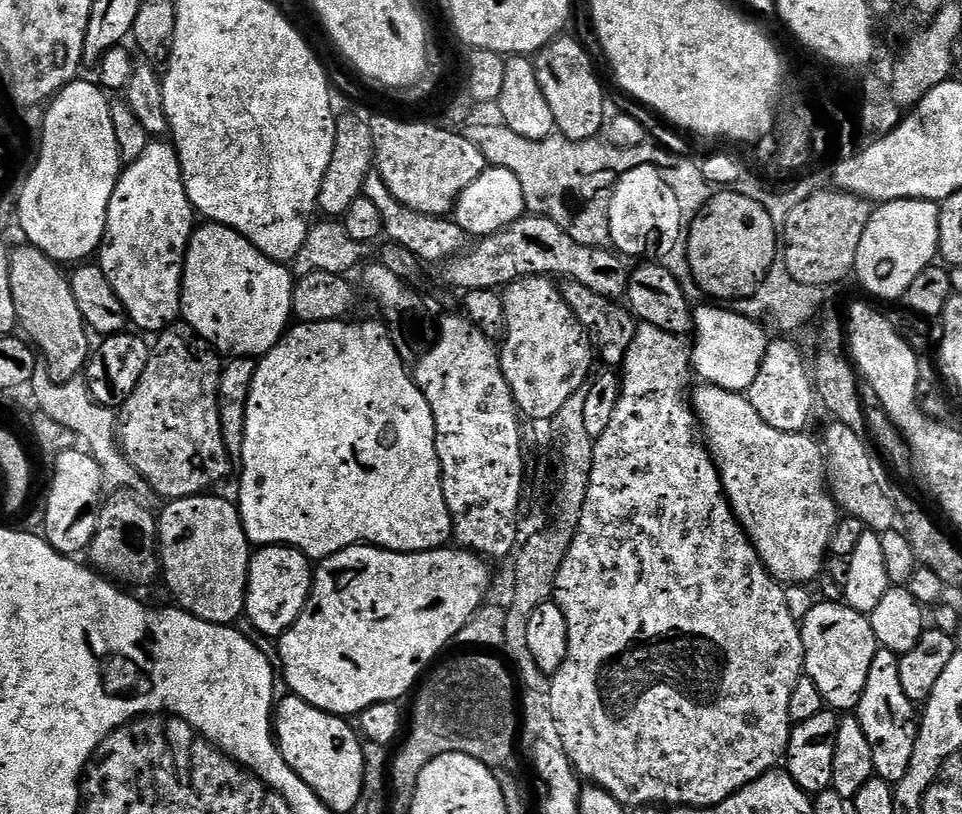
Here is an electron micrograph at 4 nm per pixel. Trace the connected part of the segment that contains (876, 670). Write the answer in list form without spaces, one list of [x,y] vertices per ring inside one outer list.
[[[877,651],[874,662],[870,666],[870,674],[866,682],[866,690],[862,694],[860,704],[854,715],[860,721],[862,734],[869,743],[872,755],[872,770],[879,779],[893,786],[906,778],[906,770],[910,766],[910,758],[916,745],[917,721],[912,720],[914,706],[902,694],[902,684],[898,678],[900,657],[892,652]]]

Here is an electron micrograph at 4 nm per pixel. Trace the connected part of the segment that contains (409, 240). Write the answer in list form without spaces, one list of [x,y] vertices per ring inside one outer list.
[[[373,170],[369,172],[364,183],[364,197],[374,204],[378,214],[382,216],[383,235],[393,244],[405,247],[410,254],[416,256],[424,264],[443,265],[445,262],[461,255],[465,251],[466,233],[456,225],[455,219],[437,218],[435,216],[421,216],[400,204],[394,194],[386,186],[380,173]]]

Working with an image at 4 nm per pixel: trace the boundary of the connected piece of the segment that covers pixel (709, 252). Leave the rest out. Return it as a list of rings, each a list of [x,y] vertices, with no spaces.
[[[722,190],[718,195],[716,193],[709,199],[705,204],[704,209],[694,219],[696,219],[690,226],[690,230],[686,232],[686,241],[684,244],[685,259],[688,268],[691,270],[693,283],[699,288],[699,286],[710,296],[718,299],[718,302],[728,302],[724,300],[741,300],[741,302],[747,301],[749,298],[759,293],[759,290],[764,286],[762,285],[764,280],[767,278],[772,264],[776,258],[778,258],[778,230],[776,227],[775,220],[771,217],[766,207],[758,203],[758,201],[752,199],[747,193],[742,194],[736,192],[738,190]]]

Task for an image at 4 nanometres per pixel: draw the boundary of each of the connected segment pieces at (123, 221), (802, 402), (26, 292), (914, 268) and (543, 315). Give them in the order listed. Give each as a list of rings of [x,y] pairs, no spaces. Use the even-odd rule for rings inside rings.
[[[149,142],[142,154],[120,173],[110,206],[106,214],[104,240],[98,249],[98,267],[108,279],[108,285],[124,307],[125,317],[141,328],[139,331],[159,334],[169,327],[175,316],[181,315],[180,289],[184,283],[184,255],[194,231],[194,209],[186,194],[184,175],[180,170],[180,159],[171,143]]]
[[[788,338],[782,339],[786,340],[773,339],[769,343],[766,358],[762,358],[762,366],[758,370],[758,378],[754,378],[746,395],[754,410],[758,410],[758,418],[762,418],[766,426],[774,426],[774,430],[783,432],[804,432],[808,419],[812,416],[813,377],[810,375],[809,365],[808,368],[804,365],[799,350]]]
[[[31,246],[23,247],[13,247],[10,252],[12,257],[10,262],[10,294],[14,294],[16,323],[19,331],[25,332],[23,335],[26,337],[27,343],[38,353],[48,377],[56,384],[66,384],[77,379],[85,371],[90,355],[89,333],[86,331],[82,314],[78,310],[78,302],[74,302],[71,279],[67,275],[63,276],[60,273],[61,267],[44,253]]]
[[[892,200],[889,204],[879,205],[873,211],[866,230],[862,234],[862,242],[858,242],[858,258],[854,269],[855,279],[860,279],[860,284],[872,296],[877,296],[880,300],[897,300],[899,301],[910,290],[910,282],[914,282],[914,278],[918,278],[918,274],[922,274],[922,270],[926,270],[937,259],[940,251],[940,235],[938,234],[938,226],[940,225],[940,204],[930,200]]]
[[[526,276],[519,280],[512,281],[511,284],[507,285],[503,289],[502,299],[504,302],[504,327],[502,329],[502,337],[504,336],[504,348],[502,346],[502,355],[500,357],[500,365],[502,366],[502,374],[506,378],[506,382],[510,386],[512,391],[512,397],[516,403],[517,409],[521,417],[527,418],[528,416],[532,420],[543,420],[543,422],[549,422],[554,418],[556,414],[559,413],[559,410],[562,409],[562,406],[569,401],[570,396],[574,394],[580,386],[586,383],[585,377],[582,376],[572,376],[575,372],[588,372],[592,368],[592,356],[594,360],[594,349],[588,339],[584,334],[584,329],[580,327],[579,322],[574,318],[571,308],[568,307],[568,304],[563,300],[561,291],[558,288],[555,288],[552,284],[553,281],[547,276]]]

